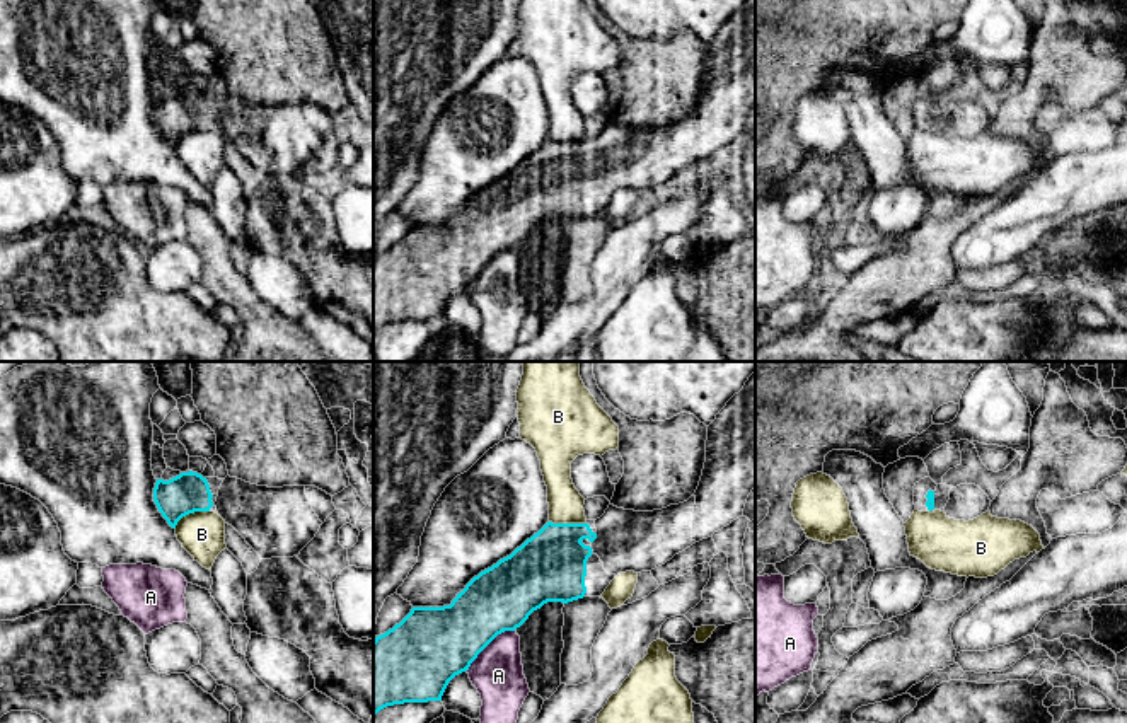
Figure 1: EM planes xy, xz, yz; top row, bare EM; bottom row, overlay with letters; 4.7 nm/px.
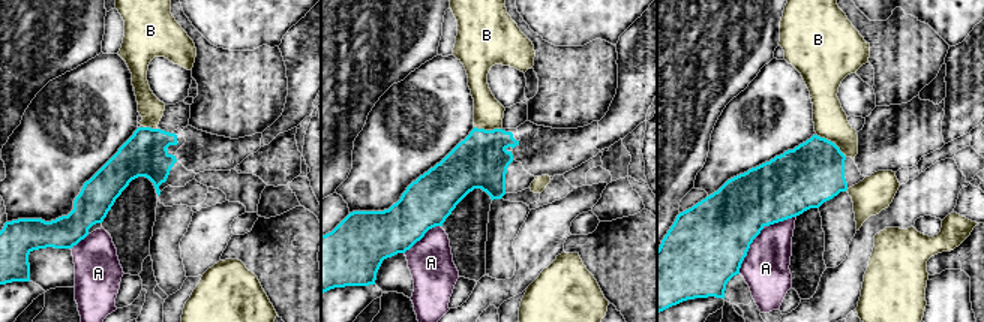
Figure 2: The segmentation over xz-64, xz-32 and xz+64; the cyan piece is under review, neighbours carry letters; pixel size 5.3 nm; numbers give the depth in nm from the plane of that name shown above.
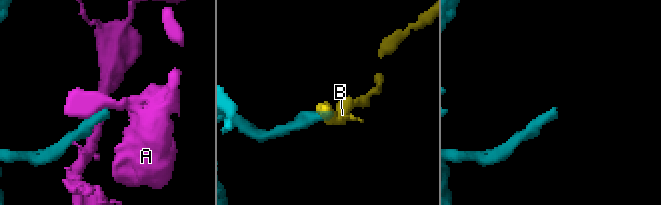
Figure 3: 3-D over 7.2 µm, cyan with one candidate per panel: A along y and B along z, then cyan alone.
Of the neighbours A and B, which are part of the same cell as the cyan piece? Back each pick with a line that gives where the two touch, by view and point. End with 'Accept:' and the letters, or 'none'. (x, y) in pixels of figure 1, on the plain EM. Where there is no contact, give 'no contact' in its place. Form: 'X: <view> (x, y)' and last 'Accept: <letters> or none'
Accept: none

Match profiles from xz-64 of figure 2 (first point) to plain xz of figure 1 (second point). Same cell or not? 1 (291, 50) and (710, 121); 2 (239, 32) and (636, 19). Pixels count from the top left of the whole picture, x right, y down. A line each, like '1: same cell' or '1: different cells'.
1: same cell
2: same cell

